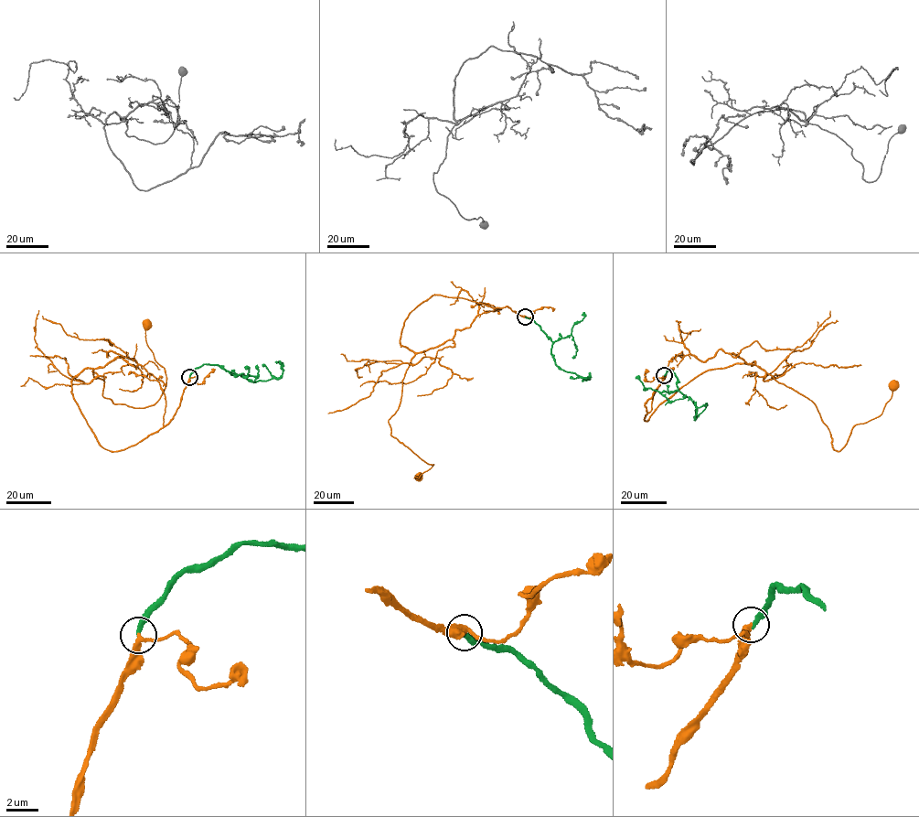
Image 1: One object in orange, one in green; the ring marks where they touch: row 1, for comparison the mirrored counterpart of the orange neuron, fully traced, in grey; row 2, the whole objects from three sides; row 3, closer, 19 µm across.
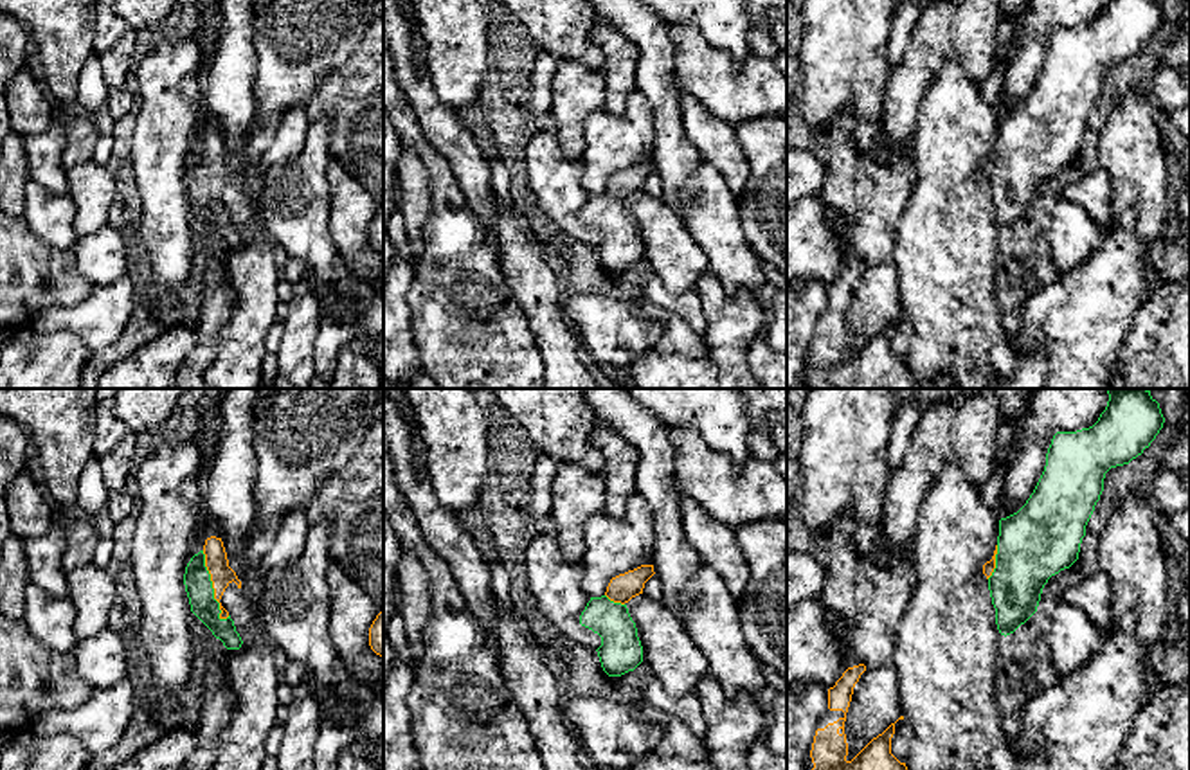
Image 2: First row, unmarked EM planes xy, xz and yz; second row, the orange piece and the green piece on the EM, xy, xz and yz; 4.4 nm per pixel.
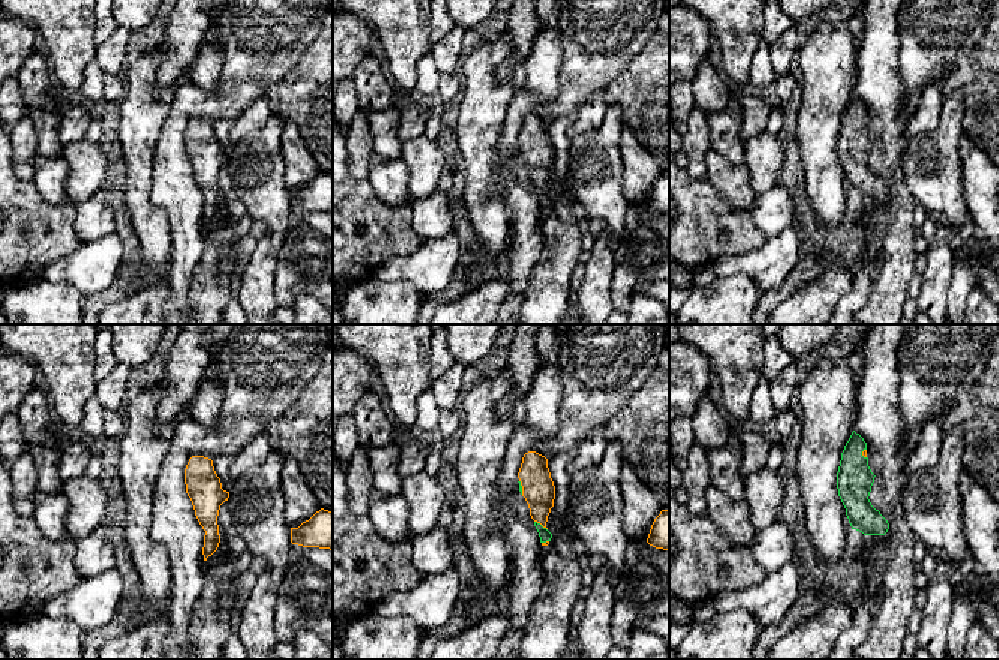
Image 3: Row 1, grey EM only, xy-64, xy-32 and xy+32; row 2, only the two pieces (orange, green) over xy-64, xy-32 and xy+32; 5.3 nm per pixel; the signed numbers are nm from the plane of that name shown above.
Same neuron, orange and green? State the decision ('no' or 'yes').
yes

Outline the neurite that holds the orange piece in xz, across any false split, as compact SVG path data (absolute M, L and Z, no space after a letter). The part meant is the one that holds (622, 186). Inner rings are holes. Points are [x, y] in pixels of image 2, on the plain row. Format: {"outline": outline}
{"outline": "M641 162L612 175L607 189L590 194L580 212L580 221L601 234L596 248L609 273L621 273L643 259L643 243L627 200L643 191L645 180L654 171L654 162Z"}

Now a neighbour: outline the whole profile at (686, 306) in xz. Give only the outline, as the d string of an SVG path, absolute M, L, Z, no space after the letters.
M652 273L643 286L641 300L681 317L697 335L706 333L706 317L695 288L675 295L664 288L655 273Z

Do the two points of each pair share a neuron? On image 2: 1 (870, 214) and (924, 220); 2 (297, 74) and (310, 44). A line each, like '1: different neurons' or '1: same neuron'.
1: different neurons
2: same neuron

